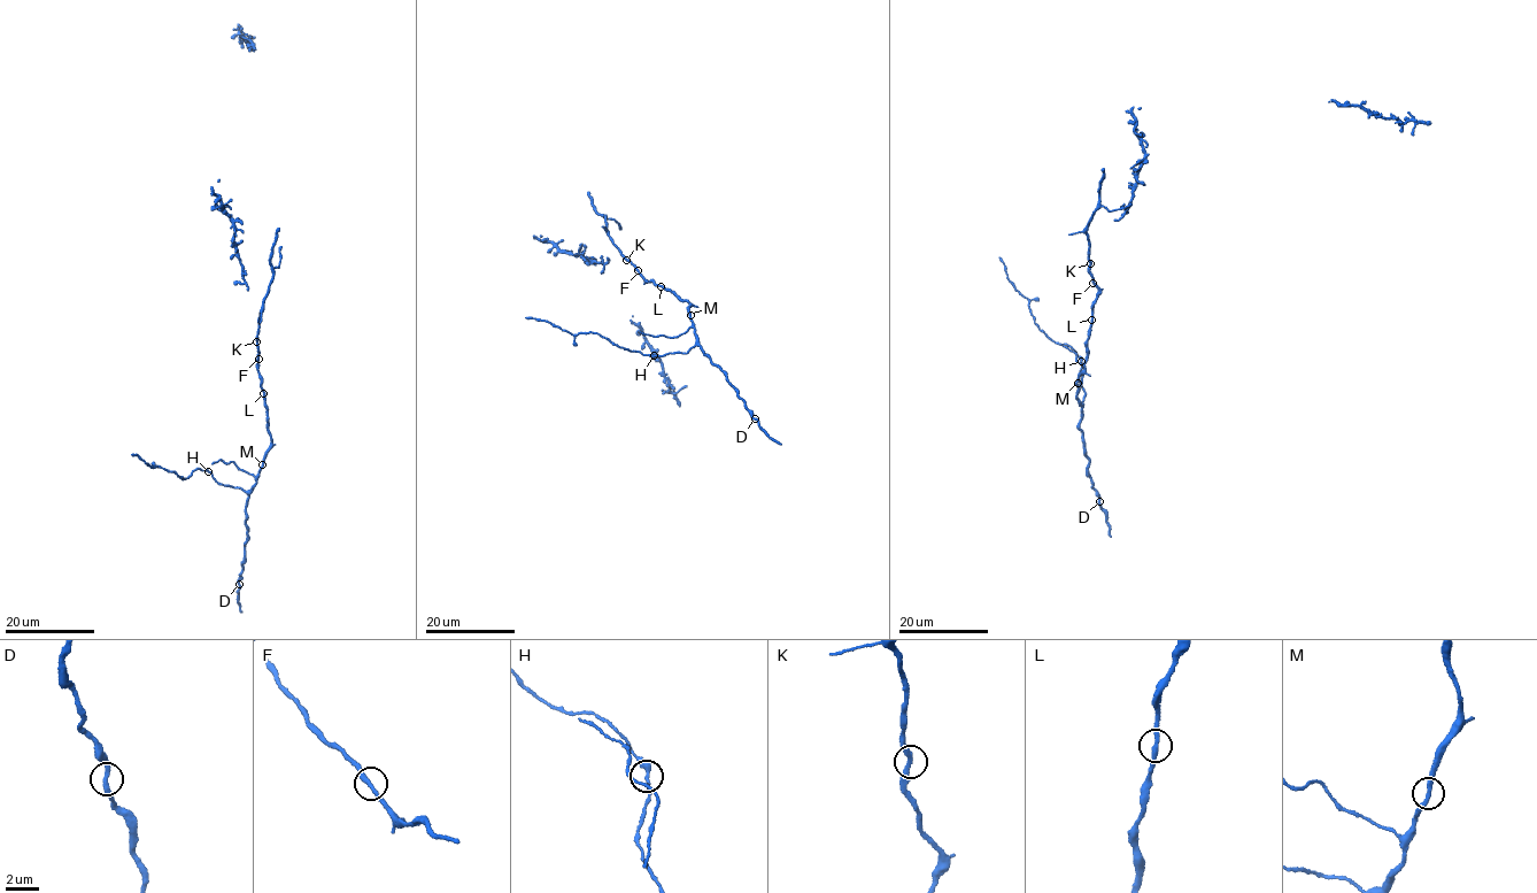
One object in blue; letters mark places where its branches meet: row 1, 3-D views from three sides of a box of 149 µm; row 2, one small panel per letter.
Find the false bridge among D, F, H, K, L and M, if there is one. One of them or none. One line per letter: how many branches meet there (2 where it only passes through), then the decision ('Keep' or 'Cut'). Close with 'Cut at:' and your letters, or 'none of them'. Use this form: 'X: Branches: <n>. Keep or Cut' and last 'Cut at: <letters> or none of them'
D: Branches: 2. Keep
F: Branches: 2. Keep
H: Branches: 2. Keep
K: Branches: 2. Keep
L: Branches: 2. Keep
M: Branches: 2. Keep
Cut at: none of them

